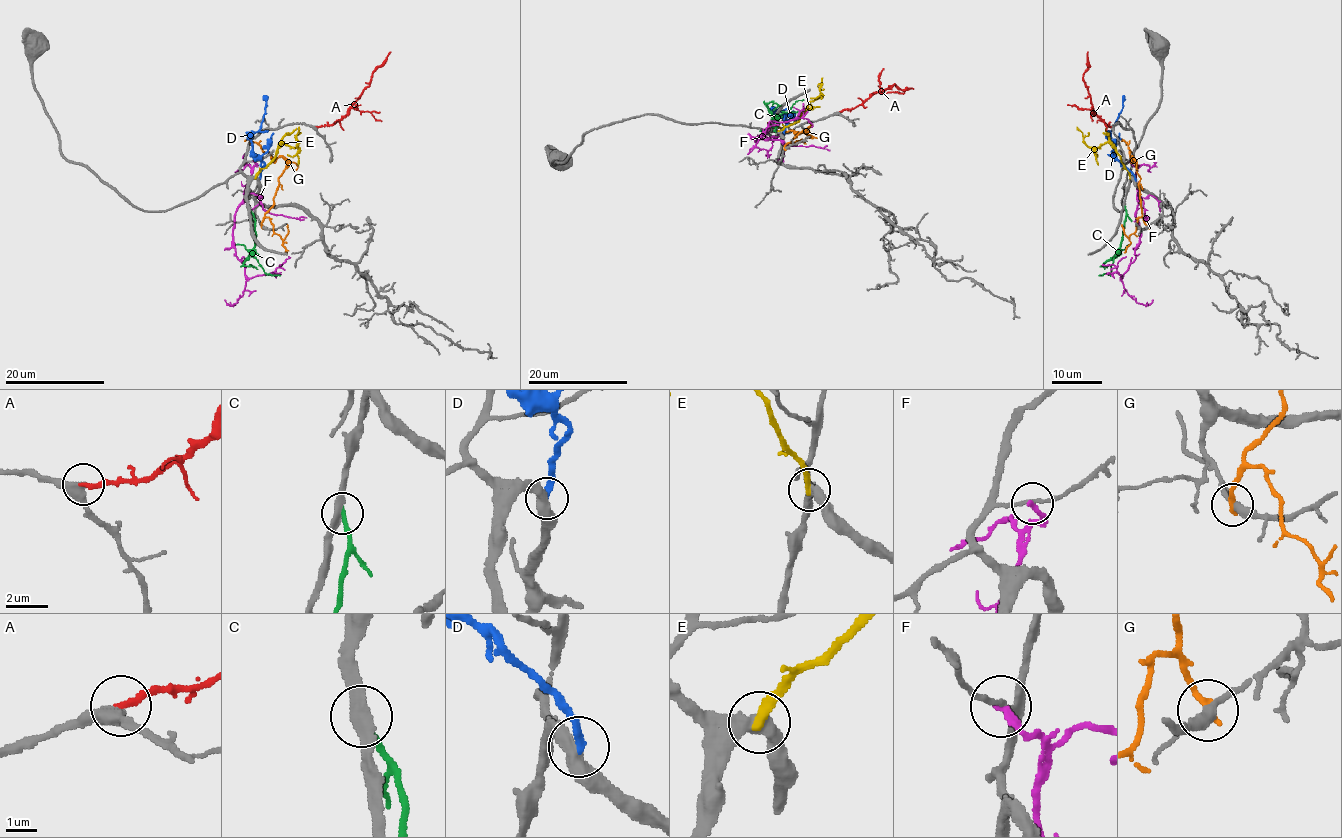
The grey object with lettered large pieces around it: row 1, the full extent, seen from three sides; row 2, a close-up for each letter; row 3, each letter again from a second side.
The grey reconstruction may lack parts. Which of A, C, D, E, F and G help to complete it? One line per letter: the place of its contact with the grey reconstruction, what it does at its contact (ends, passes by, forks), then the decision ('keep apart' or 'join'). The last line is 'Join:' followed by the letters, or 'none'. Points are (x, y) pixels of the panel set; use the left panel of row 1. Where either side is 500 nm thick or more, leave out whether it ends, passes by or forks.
A: contact (316, 126); it ends; join
C: contact (248, 206); it ends; keep apart
D: contact (259, 180); it ends; keep apart
E: contact (255, 177); it ends; keep apart
F: contact (254, 161); it ends; keep apart
G: contact (261, 226); it ends; keep apart
Join: A

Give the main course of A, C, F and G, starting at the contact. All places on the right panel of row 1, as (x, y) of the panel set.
A: (1111, 126), (1095, 113), (1083, 78), (1089, 65), (1087, 52)
C: (1125, 206), (1120, 251), (1109, 274), (1099, 276)
F: (1130, 161), (1136, 167), (1136, 216), (1141, 231), (1135, 259), (1120, 278), (1117, 262), (1126, 256)
G: (1147, 226), (1140, 203), (1140, 176), (1128, 146), (1122, 139), (1121, 141)

